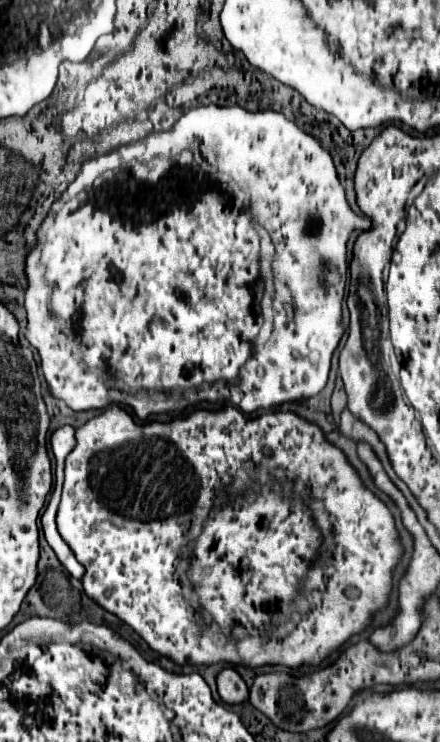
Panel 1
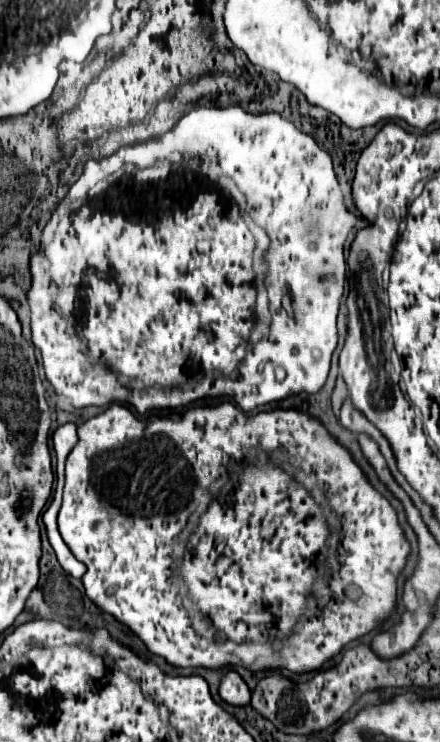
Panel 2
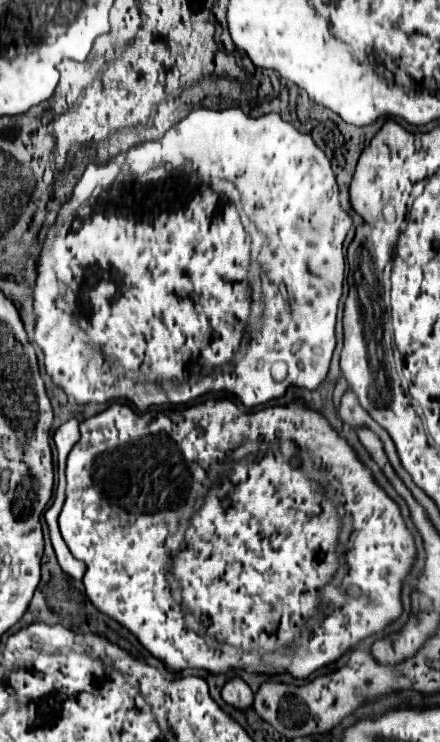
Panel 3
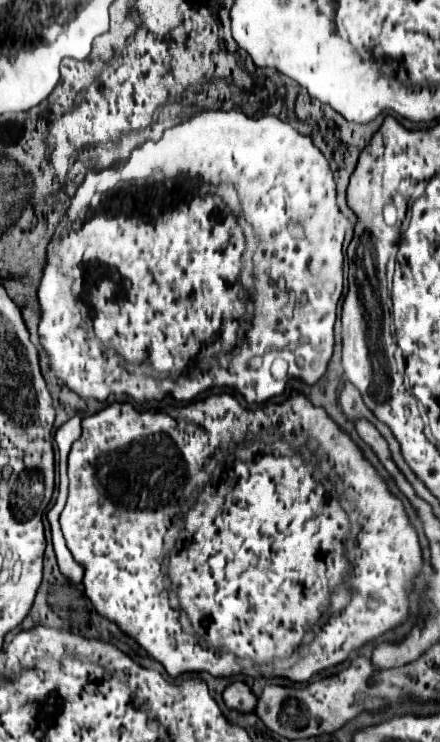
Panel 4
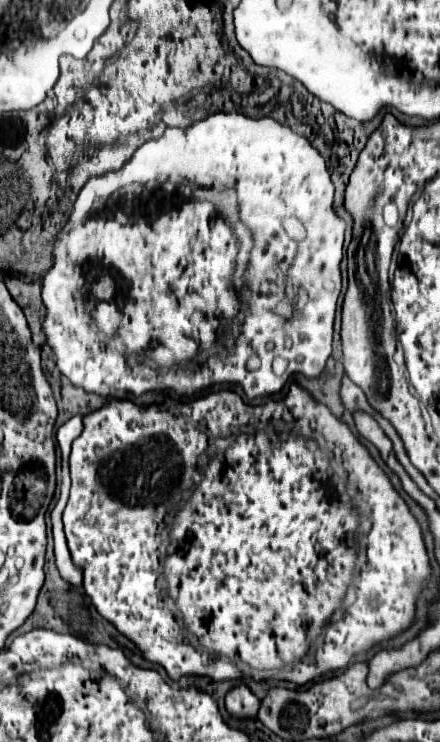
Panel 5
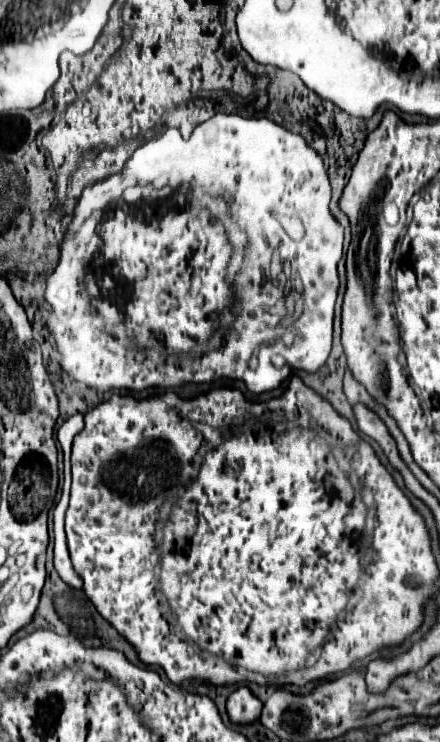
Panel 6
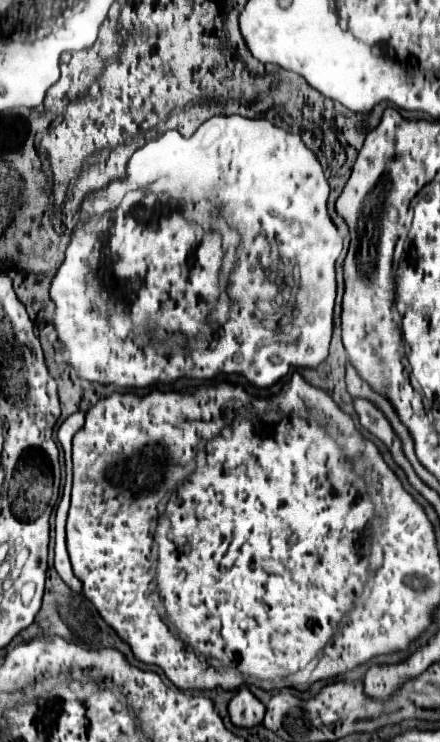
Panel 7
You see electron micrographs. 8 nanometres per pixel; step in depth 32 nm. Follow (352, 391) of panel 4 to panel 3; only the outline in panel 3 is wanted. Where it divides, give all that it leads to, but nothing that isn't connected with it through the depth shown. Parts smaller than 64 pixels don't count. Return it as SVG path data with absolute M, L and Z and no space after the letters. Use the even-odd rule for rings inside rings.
M350 388L344 392L338 410L340 410L342 420L344 420L346 424L350 424L352 428L358 428L358 426L370 426L370 428L376 432L374 420L370 420L370 414L358 404L358 398L354 396L354 392L350 392Z

